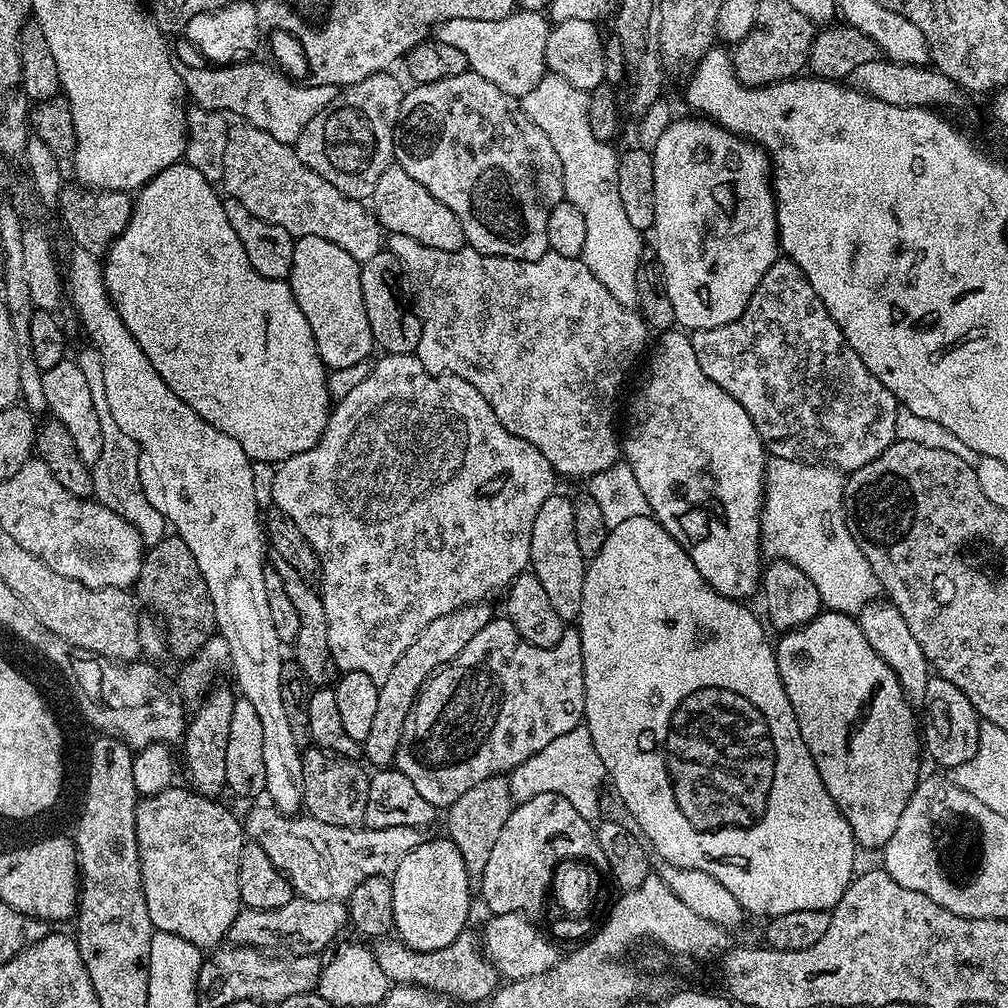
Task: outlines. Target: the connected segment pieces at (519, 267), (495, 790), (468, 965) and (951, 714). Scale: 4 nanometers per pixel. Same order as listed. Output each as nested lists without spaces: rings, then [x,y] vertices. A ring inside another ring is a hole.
[[[406,234],[389,235],[386,248],[394,254],[394,258],[398,258],[401,273],[407,279],[408,276],[412,279],[412,292],[416,295],[414,308],[422,322],[422,342],[418,342],[415,355],[430,375],[457,376],[470,382],[470,386],[474,386],[474,390],[478,390],[478,394],[482,394],[482,398],[490,402],[490,410],[494,410],[498,422],[502,422],[502,426],[506,426],[510,434],[518,434],[518,438],[542,450],[546,462],[550,462],[550,466],[561,477],[589,478],[621,459],[622,444],[618,439],[618,424],[616,428],[616,391],[623,386],[628,371],[636,364],[636,359],[645,355],[644,343],[648,340],[650,329],[636,308],[622,306],[618,298],[611,296],[610,290],[606,290],[606,286],[602,286],[602,282],[598,282],[598,278],[590,274],[583,259],[562,258],[562,254],[547,252],[537,260],[511,260],[509,256],[483,256],[481,252],[467,246],[451,252],[427,248],[422,246],[422,242],[414,242],[414,238],[406,238]]]
[[[501,774],[486,778],[486,782],[478,782],[458,798],[446,809],[448,816],[447,839],[458,846],[458,852],[462,854],[462,862],[466,862],[466,870],[469,877],[478,878],[482,870],[486,870],[486,862],[490,859],[490,850],[494,850],[494,842],[498,838],[502,826],[506,826],[506,818],[510,818],[514,807],[512,791],[509,786],[509,777]]]
[[[465,930],[442,950],[419,952],[400,943],[399,939],[388,938],[375,949],[376,960],[382,966],[386,978],[396,986],[412,984],[416,988],[427,988],[430,992],[442,992],[453,1001],[469,1000],[476,1004],[487,1001],[501,983],[502,977],[484,955],[482,940],[471,930]]]
[[[935,674],[929,675],[922,711],[922,748],[927,759],[929,756],[934,763],[949,770],[970,762],[978,754],[982,721],[970,698],[966,698],[966,694],[962,694],[954,682],[946,682],[946,678]]]

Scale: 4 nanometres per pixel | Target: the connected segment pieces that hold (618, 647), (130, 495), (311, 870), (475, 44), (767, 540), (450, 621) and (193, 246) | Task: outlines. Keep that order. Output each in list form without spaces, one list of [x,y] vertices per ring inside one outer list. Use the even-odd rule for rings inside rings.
[[[651,515],[630,517],[626,519],[626,522],[609,528],[608,537],[606,538],[606,543],[602,545],[602,550],[598,550],[598,554],[593,560],[587,561],[584,569],[582,610],[580,611],[578,621],[578,631],[580,633],[580,641],[582,642],[582,666],[584,667],[583,723],[590,730],[590,738],[594,742],[594,750],[598,750],[598,758],[602,758],[602,766],[604,767],[607,779],[610,781],[610,784],[612,780],[613,786],[616,787],[617,798],[624,803],[625,810],[636,819],[637,825],[635,824],[635,827],[638,829],[639,835],[647,841],[655,855],[657,852],[657,857],[660,860],[670,862],[679,868],[702,870],[706,874],[710,874],[710,878],[718,878],[718,882],[722,882],[722,886],[726,886],[726,890],[730,890],[730,894],[734,894],[734,898],[738,898],[738,902],[744,907],[745,913],[751,915],[753,912],[756,916],[771,918],[781,916],[782,914],[790,914],[794,910],[822,910],[826,912],[840,901],[842,894],[848,889],[849,884],[854,879],[854,873],[857,871],[856,852],[858,853],[858,845],[854,834],[850,830],[850,826],[846,822],[846,818],[838,810],[834,798],[830,798],[830,790],[826,790],[826,786],[818,774],[818,766],[814,766],[814,758],[810,754],[806,742],[802,742],[802,734],[798,730],[798,718],[794,718],[794,710],[790,706],[790,698],[786,698],[786,690],[782,686],[782,678],[778,674],[778,662],[776,661],[776,650],[773,641],[771,639],[768,641],[768,636],[764,633],[765,625],[762,623],[762,620],[762,625],[760,625],[759,618],[747,608],[748,606],[747,603],[731,600],[714,591],[706,582],[706,578],[702,578],[702,574],[698,574],[698,566],[694,566],[690,554],[686,554],[686,550],[682,550],[682,546],[678,546],[678,542],[674,542],[674,538],[670,538],[668,531]]]
[[[101,411],[102,422],[102,455],[98,462],[91,465],[92,490],[95,499],[114,510],[126,522],[130,522],[140,532],[145,545],[151,546],[160,541],[166,534],[166,521],[150,502],[146,502],[146,494],[140,485],[140,454],[136,444],[122,430],[118,430],[114,418],[108,411]]]
[[[275,807],[256,808],[246,816],[246,836],[249,841],[262,850],[266,850],[270,862],[274,862],[277,870],[287,876],[292,884],[293,893],[305,900],[342,900],[347,901],[351,892],[360,882],[375,876],[391,877],[398,870],[398,862],[410,854],[418,845],[423,844],[426,836],[421,829],[410,826],[386,826],[385,828],[369,828],[357,826],[343,828],[330,826],[326,822],[318,822],[307,814],[285,814],[277,812]]]
[[[517,10],[501,20],[478,18],[450,18],[442,22],[434,32],[435,39],[446,42],[466,54],[469,69],[477,72],[486,82],[494,82],[498,90],[517,98],[523,98],[538,86],[546,74],[546,42],[550,21],[543,11]]]
[[[771,457],[765,465],[760,546],[765,557],[794,562],[794,566],[814,582],[825,609],[859,614],[862,606],[881,595],[882,589],[878,578],[873,575],[867,577],[868,584],[860,584],[860,568],[861,572],[867,569],[868,563],[862,550],[858,550],[858,542],[854,542],[844,517],[844,481],[845,477],[837,469],[819,462]]]
[[[484,602],[468,604],[464,608],[454,609],[450,614],[442,614],[442,618],[434,618],[434,622],[430,622],[430,626],[426,626],[426,630],[422,630],[414,642],[410,642],[410,650],[406,650],[406,654],[394,662],[394,670],[390,670],[388,677],[379,681],[378,707],[370,722],[370,734],[366,734],[362,742],[363,759],[376,764],[372,766],[377,769],[387,768],[395,761],[398,742],[402,738],[402,726],[406,726],[406,718],[420,697],[420,689],[435,672],[440,671],[463,650],[466,642],[470,642],[470,638],[474,638],[482,626],[494,619],[494,612],[488,606]]]
[[[187,162],[172,164],[166,170],[162,170],[149,184],[144,185],[135,193],[132,205],[132,217],[122,230],[122,234],[108,247],[108,251],[102,260],[104,266],[104,281],[106,290],[126,330],[130,332],[146,354],[150,358],[150,366],[158,370],[158,374],[210,426],[222,430],[222,434],[230,434],[242,450],[252,461],[264,460],[275,465],[281,460],[288,460],[294,454],[302,454],[310,450],[322,438],[322,434],[328,425],[328,413],[330,411],[330,397],[328,395],[328,372],[325,369],[322,358],[314,346],[314,334],[310,334],[310,322],[306,322],[306,314],[298,310],[298,302],[292,293],[292,285],[288,280],[271,280],[262,278],[254,266],[250,266],[250,258],[246,258],[246,250],[242,250],[242,242],[238,242],[238,234],[234,234],[230,221],[226,219],[224,200],[221,193],[213,188],[206,178],[194,166]]]

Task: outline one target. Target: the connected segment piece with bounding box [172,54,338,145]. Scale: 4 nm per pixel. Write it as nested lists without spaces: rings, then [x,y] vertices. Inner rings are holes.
[[[179,54],[173,55],[172,61],[174,70],[178,70],[182,78],[185,93],[195,107],[238,114],[283,144],[295,145],[310,118],[324,111],[338,96],[338,89],[332,84],[297,82],[275,67],[267,68],[264,64],[243,62],[203,68],[200,64],[187,64]]]

